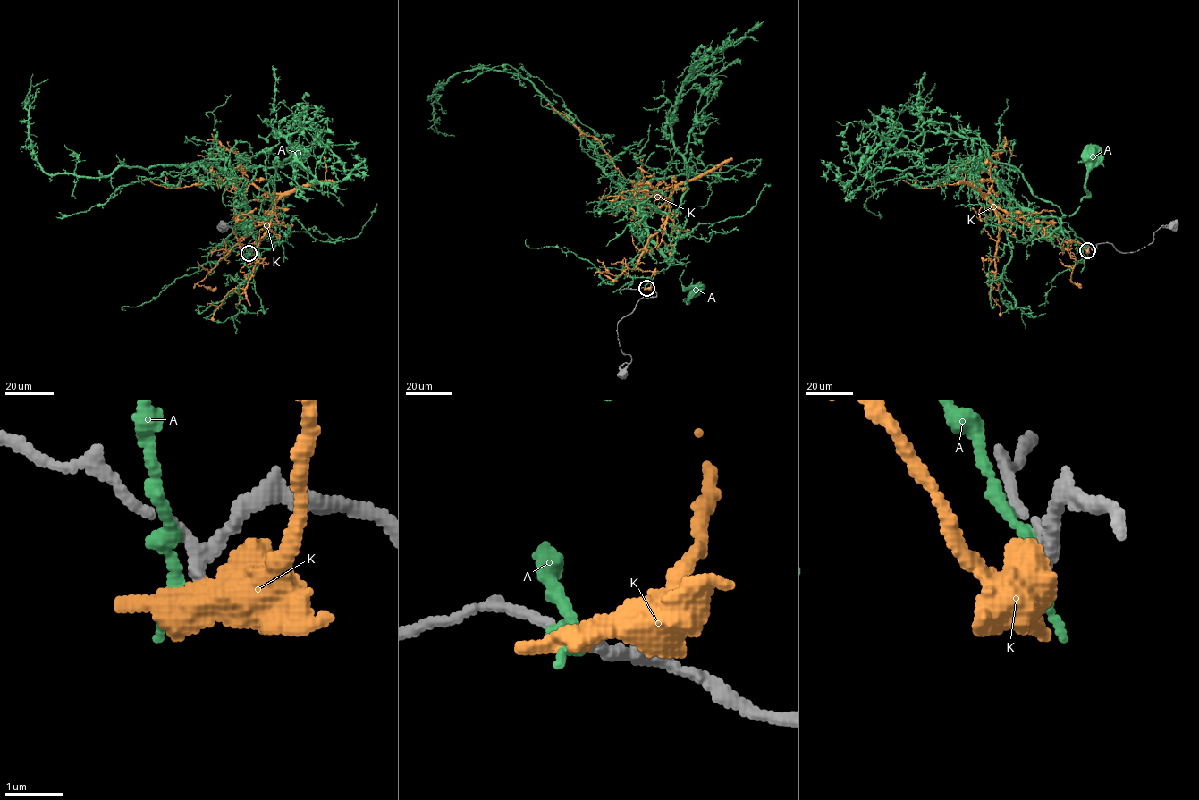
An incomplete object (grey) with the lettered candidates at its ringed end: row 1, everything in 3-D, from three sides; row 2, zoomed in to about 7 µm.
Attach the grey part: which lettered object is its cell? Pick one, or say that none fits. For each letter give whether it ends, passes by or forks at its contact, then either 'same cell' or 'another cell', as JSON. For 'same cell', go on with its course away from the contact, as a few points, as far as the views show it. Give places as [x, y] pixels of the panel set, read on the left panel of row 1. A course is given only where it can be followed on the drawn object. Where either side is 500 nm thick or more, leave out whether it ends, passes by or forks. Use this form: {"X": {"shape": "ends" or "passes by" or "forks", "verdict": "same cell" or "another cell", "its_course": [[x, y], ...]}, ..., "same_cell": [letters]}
{"A": {"shape": "passes by", "verdict": "another cell"}, "K": {"shape": "passes by", "verdict": "another cell"}, "same_cell": []}

